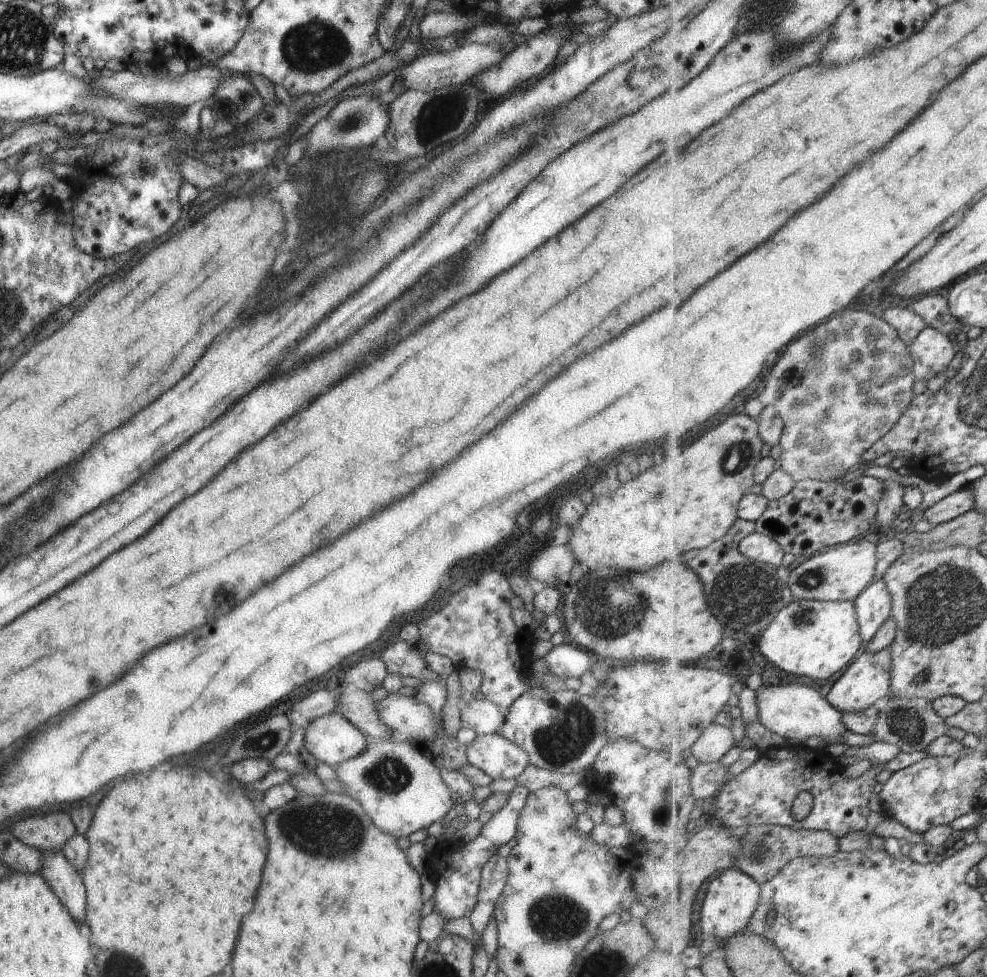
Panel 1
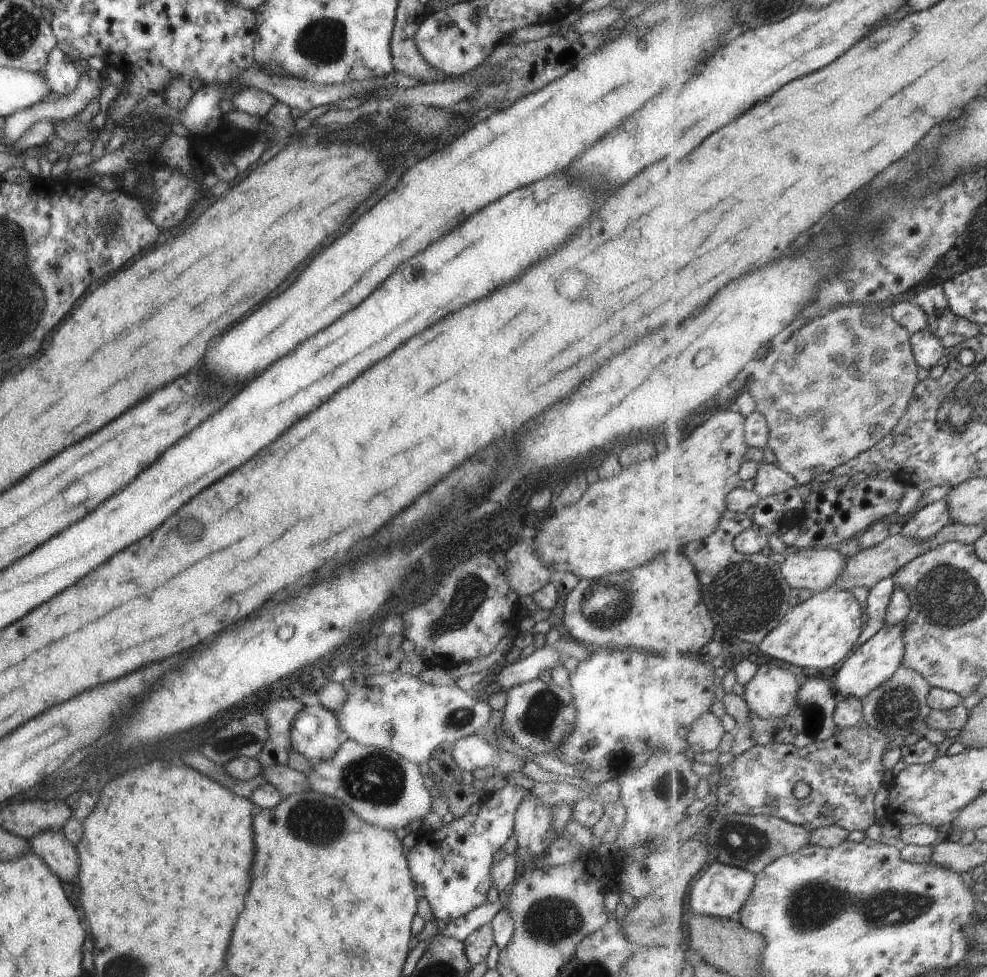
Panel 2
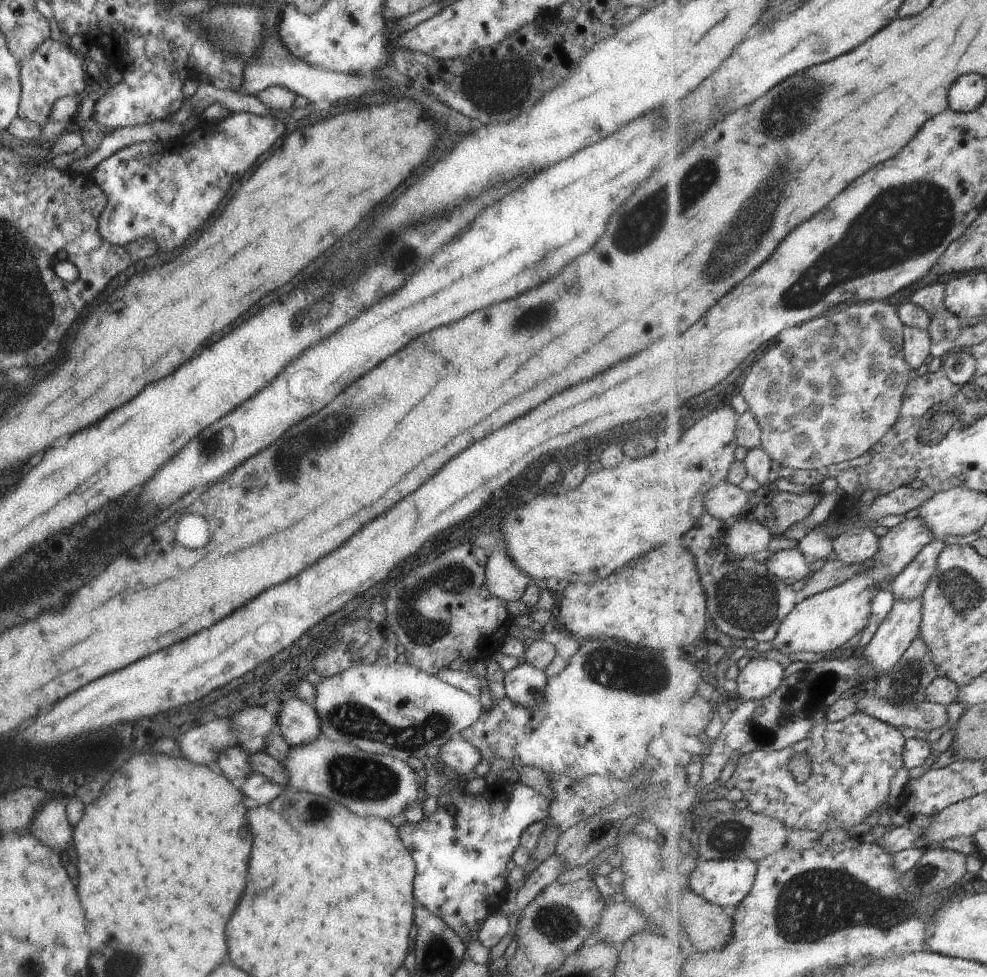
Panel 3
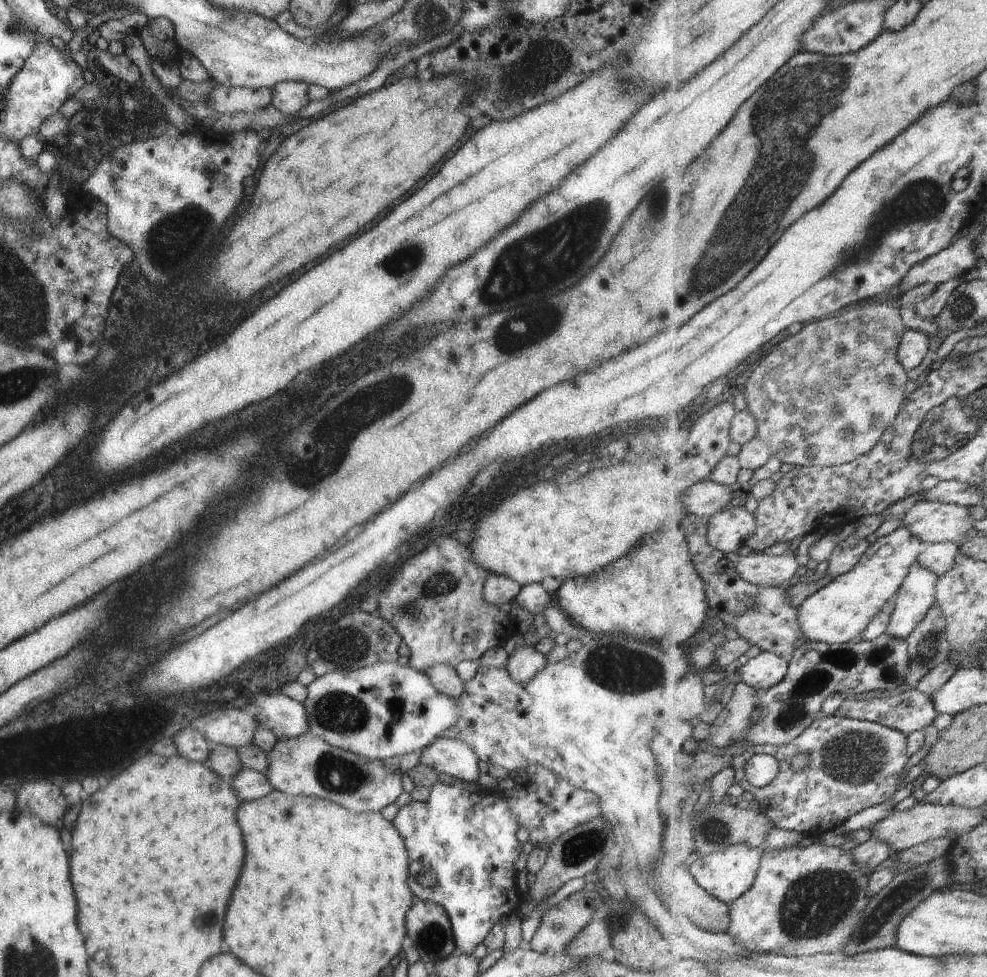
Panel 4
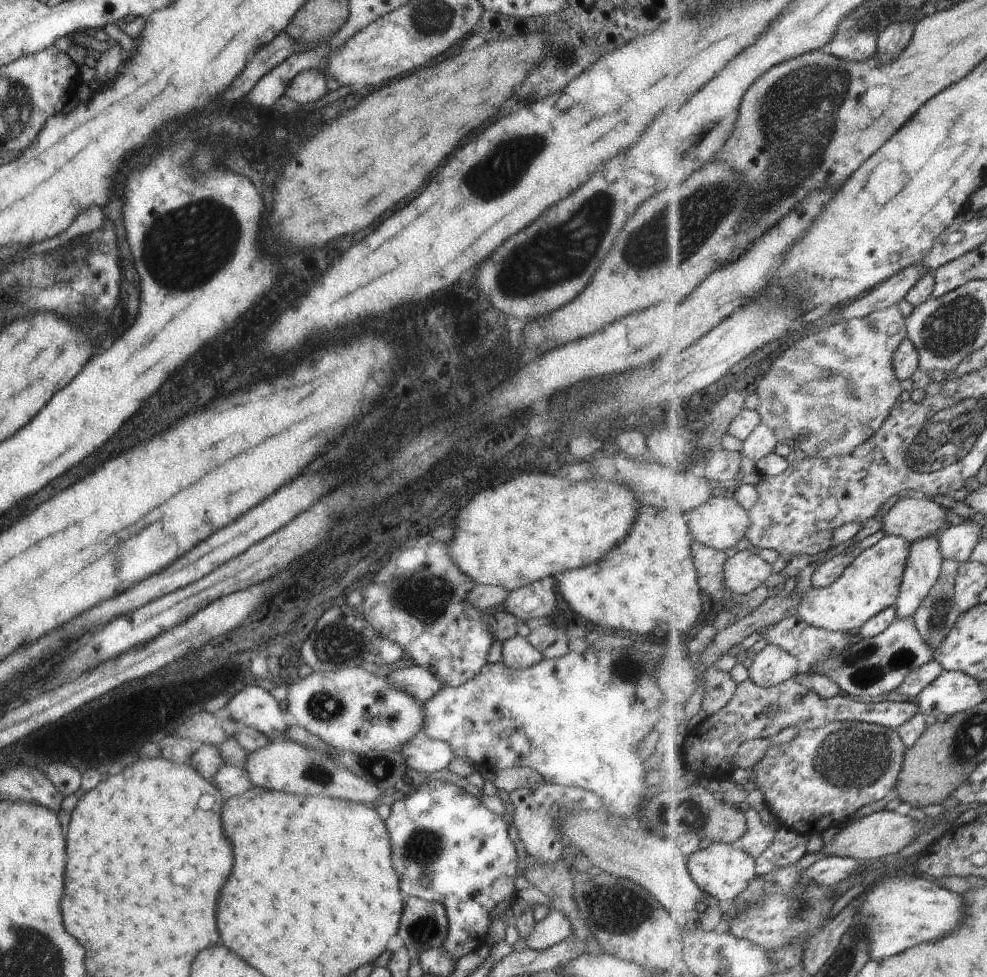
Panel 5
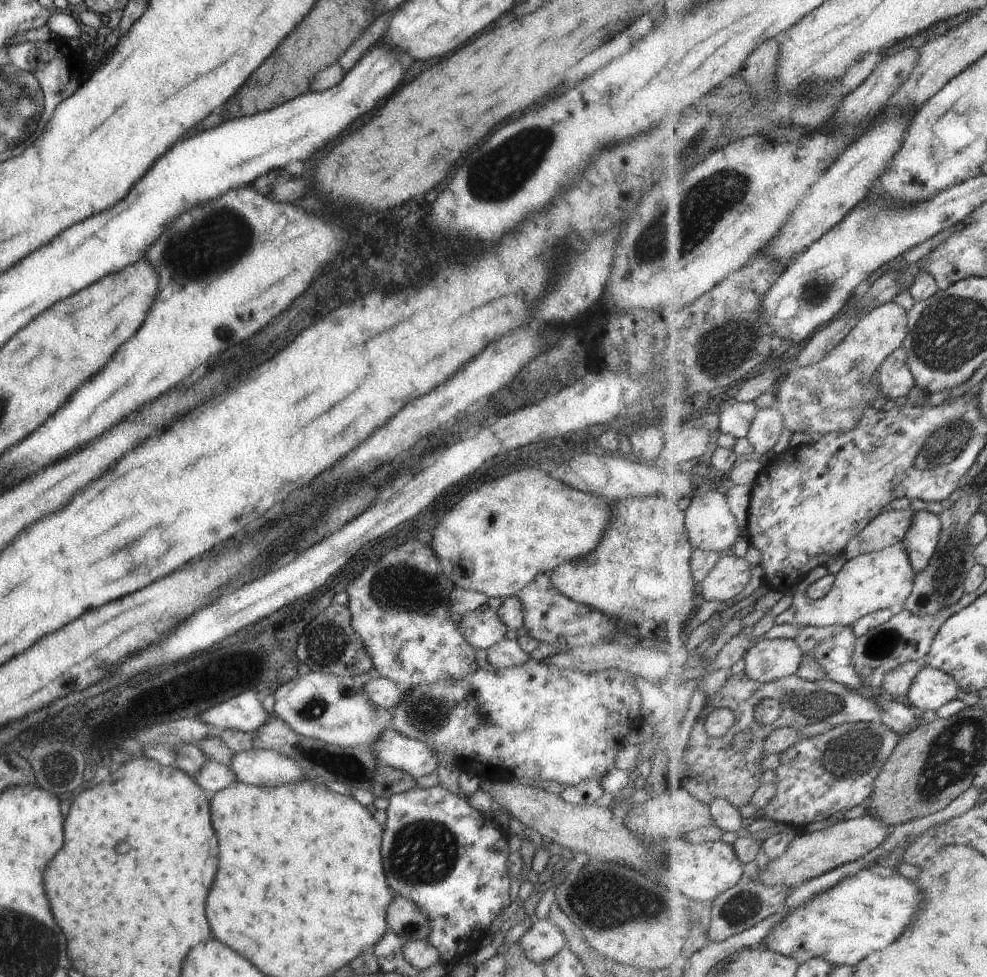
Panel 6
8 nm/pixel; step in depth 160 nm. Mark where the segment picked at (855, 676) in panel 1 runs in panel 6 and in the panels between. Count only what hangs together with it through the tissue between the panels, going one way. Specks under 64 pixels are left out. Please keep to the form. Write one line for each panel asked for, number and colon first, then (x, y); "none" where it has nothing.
2: (873, 664)
3: (902, 627)
4: (917, 595)
5: (924, 568)
6: (924, 536)

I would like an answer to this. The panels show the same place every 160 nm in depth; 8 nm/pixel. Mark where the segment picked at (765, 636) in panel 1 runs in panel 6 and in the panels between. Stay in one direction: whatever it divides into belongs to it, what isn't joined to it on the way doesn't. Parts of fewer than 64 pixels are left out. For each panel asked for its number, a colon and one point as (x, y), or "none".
2: (818, 634)
3: (824, 622)
4: (843, 609)
5: (873, 582)
6: (872, 582)

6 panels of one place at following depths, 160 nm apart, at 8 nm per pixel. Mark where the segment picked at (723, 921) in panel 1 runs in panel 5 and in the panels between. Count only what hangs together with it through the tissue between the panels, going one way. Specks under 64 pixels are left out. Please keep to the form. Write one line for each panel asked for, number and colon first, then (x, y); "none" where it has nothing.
2: (721, 891)
3: (725, 882)
4: (728, 874)
5: (724, 871)

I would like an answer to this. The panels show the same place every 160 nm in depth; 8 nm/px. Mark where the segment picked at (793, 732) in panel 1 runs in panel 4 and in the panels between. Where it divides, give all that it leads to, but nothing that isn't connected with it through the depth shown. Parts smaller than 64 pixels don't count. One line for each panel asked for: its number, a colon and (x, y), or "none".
2: (773, 692)
3: (761, 677)
4: (766, 670)

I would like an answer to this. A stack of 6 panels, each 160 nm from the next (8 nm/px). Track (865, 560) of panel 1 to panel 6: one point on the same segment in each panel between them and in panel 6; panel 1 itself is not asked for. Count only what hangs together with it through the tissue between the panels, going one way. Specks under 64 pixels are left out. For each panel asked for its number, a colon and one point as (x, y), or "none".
2: (817, 570)
3: (790, 565)
4: (760, 569)
5: (746, 571)
6: (732, 574)

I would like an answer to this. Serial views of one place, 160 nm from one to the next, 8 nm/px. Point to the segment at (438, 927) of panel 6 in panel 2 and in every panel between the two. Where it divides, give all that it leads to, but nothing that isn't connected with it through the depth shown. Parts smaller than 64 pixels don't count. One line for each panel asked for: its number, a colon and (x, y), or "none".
2: (459, 881)
3: (459, 857)
4: (468, 841)
5: (439, 829)

